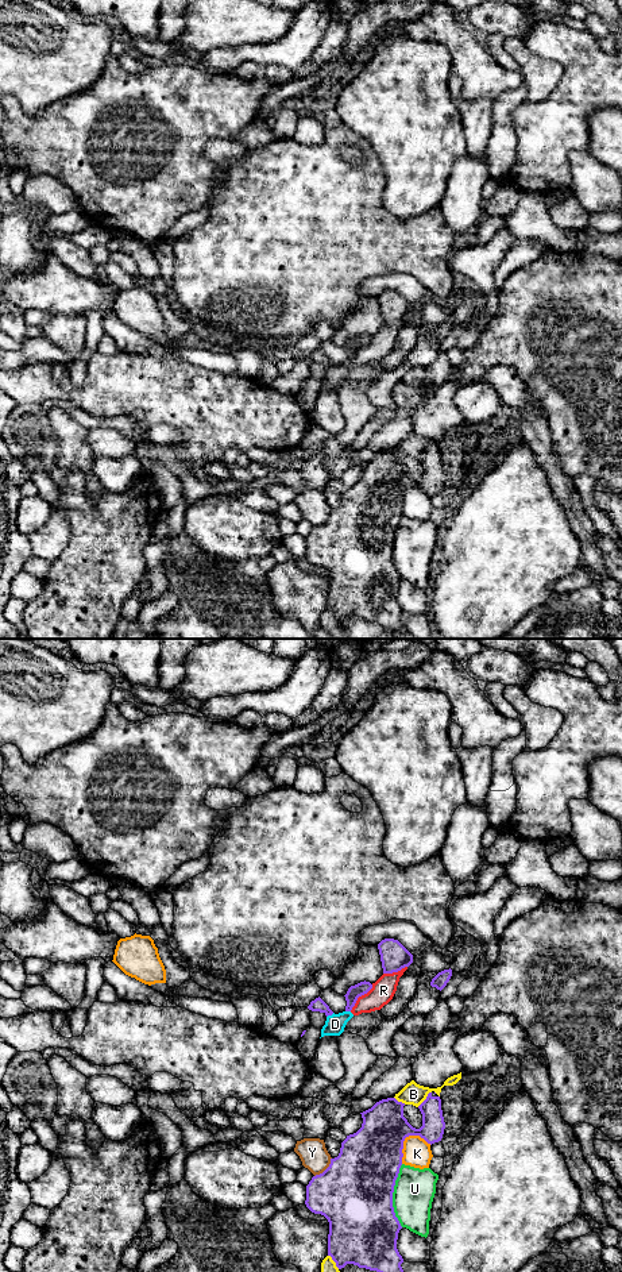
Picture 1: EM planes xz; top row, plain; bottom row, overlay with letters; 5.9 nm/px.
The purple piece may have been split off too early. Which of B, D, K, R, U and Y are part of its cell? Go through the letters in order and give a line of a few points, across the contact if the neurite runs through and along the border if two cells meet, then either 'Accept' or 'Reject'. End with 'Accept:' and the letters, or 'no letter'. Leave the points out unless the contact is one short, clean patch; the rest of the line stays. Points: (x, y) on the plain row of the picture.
B: Reject
D: Reject
K: Reject
R: Reject
U: Reject
Y: Reject
Accept: no letter

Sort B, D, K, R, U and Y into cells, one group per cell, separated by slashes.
B / D R / K / U / Y

